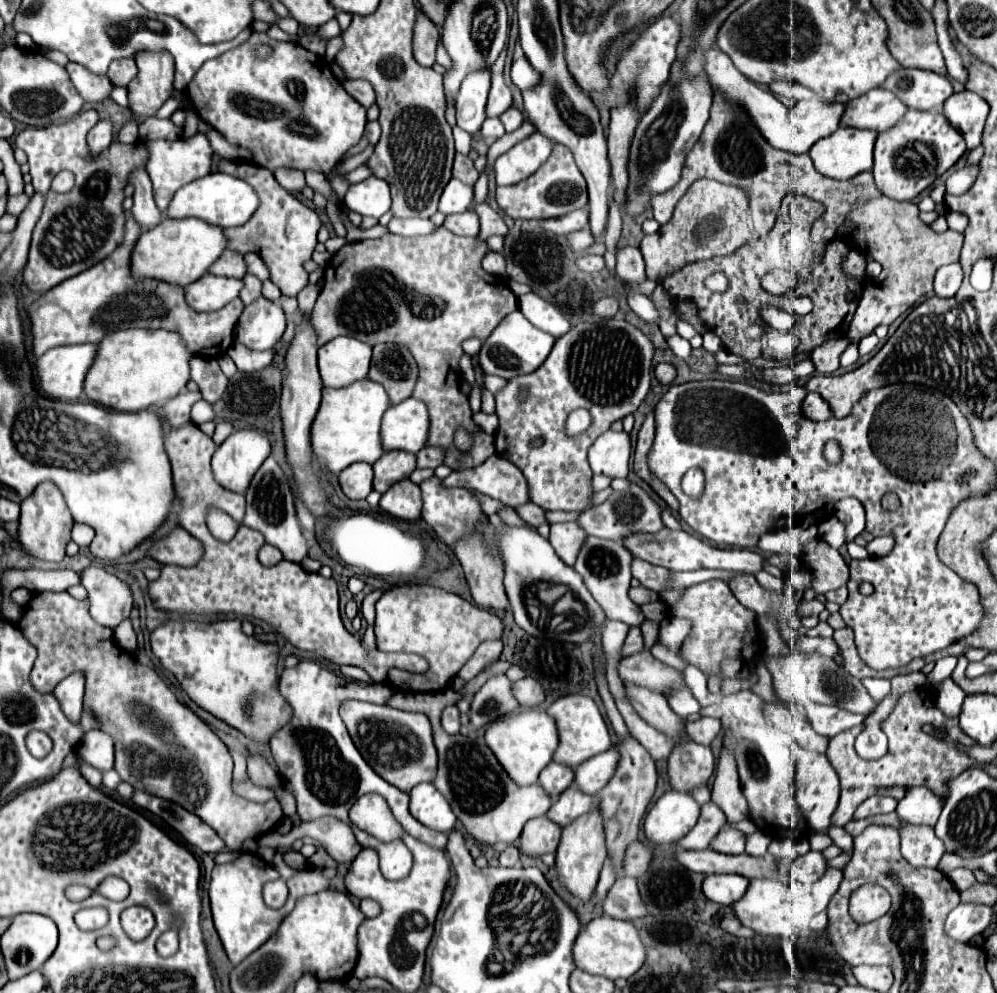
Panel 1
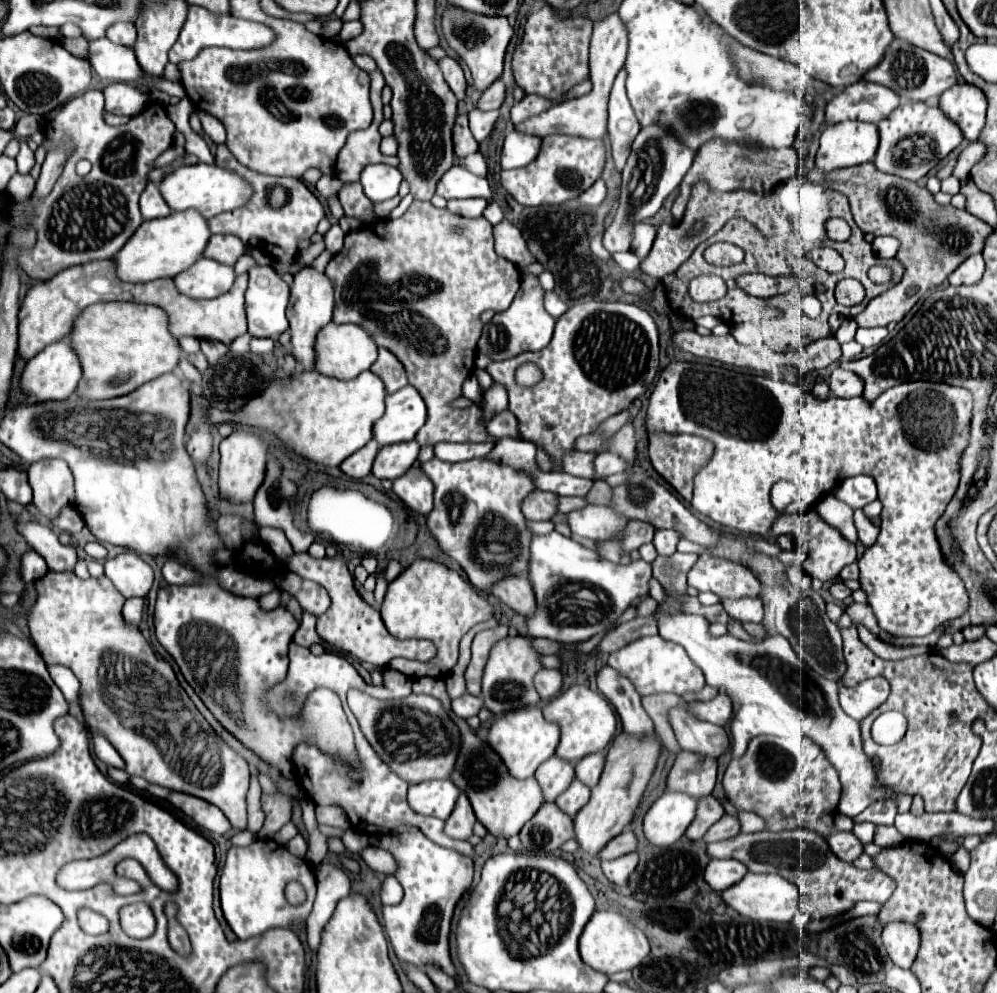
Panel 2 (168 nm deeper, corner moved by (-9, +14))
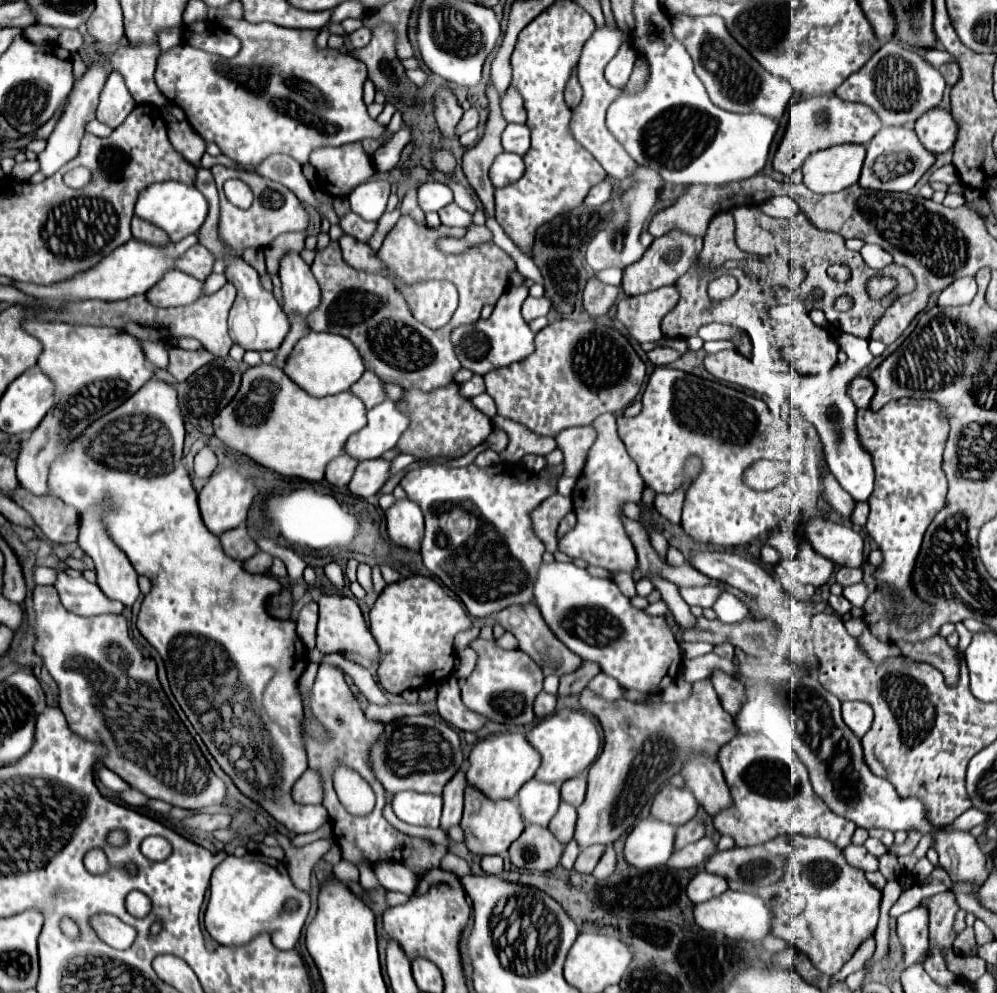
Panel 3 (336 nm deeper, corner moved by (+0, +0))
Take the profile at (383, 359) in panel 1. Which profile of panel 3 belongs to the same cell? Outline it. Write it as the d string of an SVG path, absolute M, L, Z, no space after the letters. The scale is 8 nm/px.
M365 372L353 386L351 386L351 392L363 400L365 408L373 408L377 404L381 404L387 396L383 392L383 382L373 376L373 372Z

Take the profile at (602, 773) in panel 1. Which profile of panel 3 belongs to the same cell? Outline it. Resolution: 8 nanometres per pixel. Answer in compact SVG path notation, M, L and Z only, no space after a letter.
M581 772L579 776L567 780L561 786L561 800L573 806L579 806L585 800L585 790L587 790L587 772Z

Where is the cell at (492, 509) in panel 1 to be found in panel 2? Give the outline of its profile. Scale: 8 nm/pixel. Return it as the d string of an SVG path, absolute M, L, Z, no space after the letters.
M534 490L522 500L522 514L528 520L550 520L556 514L556 494Z

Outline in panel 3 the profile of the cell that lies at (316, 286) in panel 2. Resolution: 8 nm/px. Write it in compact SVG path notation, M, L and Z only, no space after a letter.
M285 252L279 262L279 280L283 290L283 310L287 314L299 312L305 320L319 306L321 290L311 274L311 268L303 262L299 252Z

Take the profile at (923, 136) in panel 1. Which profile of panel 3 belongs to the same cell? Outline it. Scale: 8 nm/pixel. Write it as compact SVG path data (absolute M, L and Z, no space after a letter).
M885 126L867 144L867 158L859 176L859 186L871 190L909 192L917 184L917 180L933 166L933 162L935 156L921 146L917 134L911 128Z

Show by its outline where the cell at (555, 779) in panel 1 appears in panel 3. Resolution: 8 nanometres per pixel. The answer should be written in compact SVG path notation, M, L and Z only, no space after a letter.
M529 780L517 794L521 816L525 824L547 826L559 808L559 788L555 784Z

